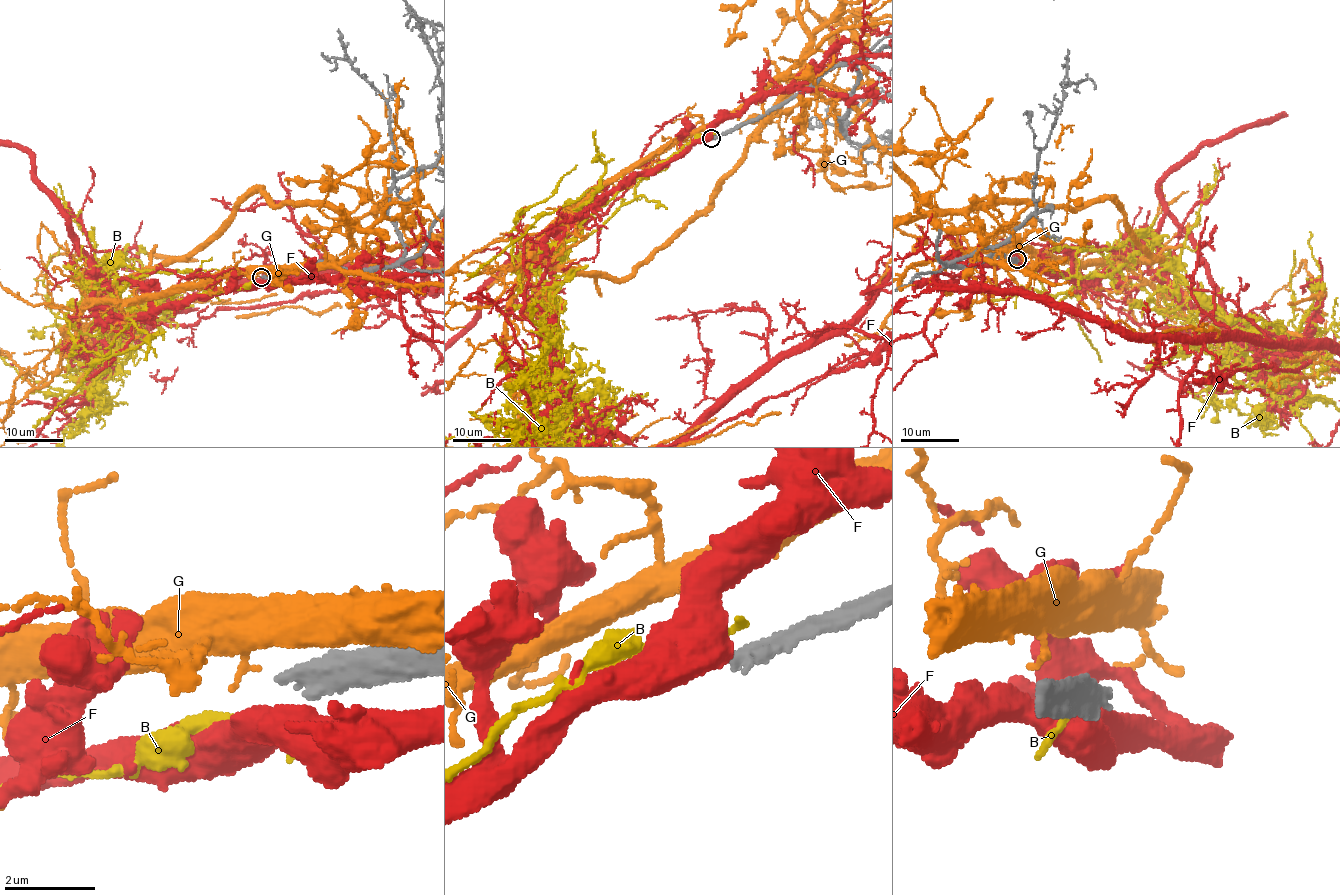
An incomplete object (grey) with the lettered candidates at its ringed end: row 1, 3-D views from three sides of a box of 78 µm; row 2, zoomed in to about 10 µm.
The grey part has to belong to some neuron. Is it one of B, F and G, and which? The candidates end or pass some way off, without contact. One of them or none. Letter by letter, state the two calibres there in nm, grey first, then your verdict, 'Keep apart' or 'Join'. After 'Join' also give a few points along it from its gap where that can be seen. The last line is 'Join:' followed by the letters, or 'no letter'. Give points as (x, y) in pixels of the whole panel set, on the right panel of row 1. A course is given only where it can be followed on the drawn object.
B: Thickness 320 nm (grey) against 190 nm. Keep apart
F: Thickness 320 nm (grey) against 750 nm. Keep apart
G: Thickness 320 nm (grey) against 360 nm. Keep apart
Join: no letter

